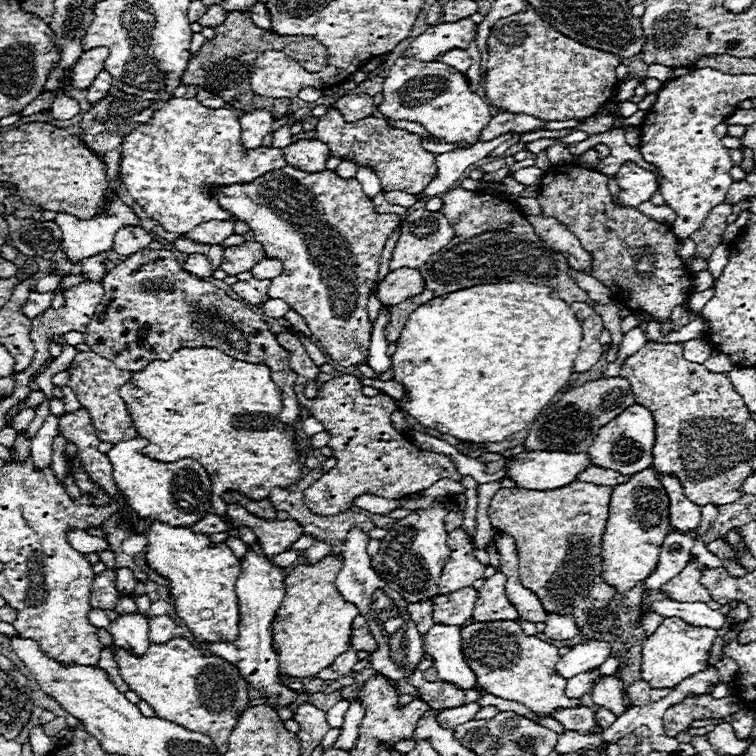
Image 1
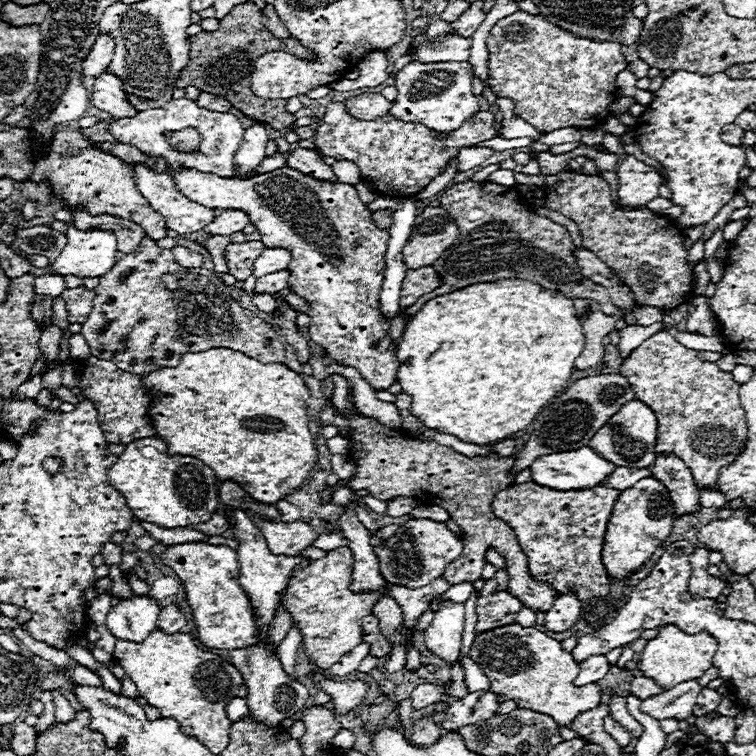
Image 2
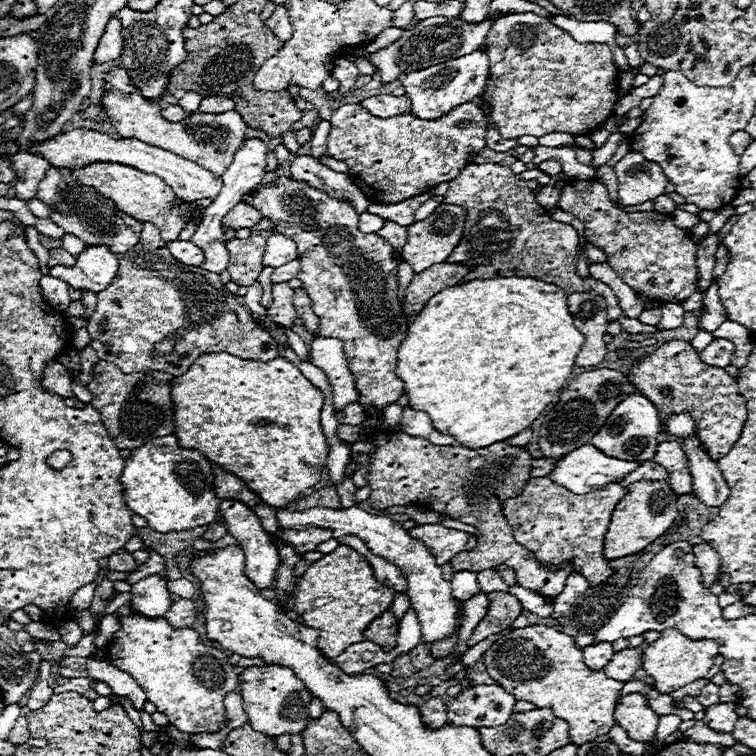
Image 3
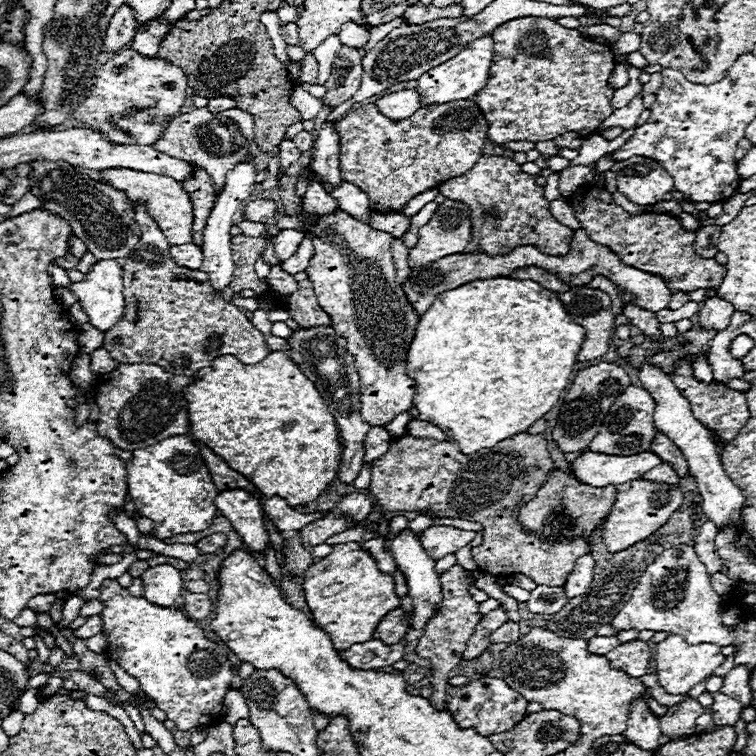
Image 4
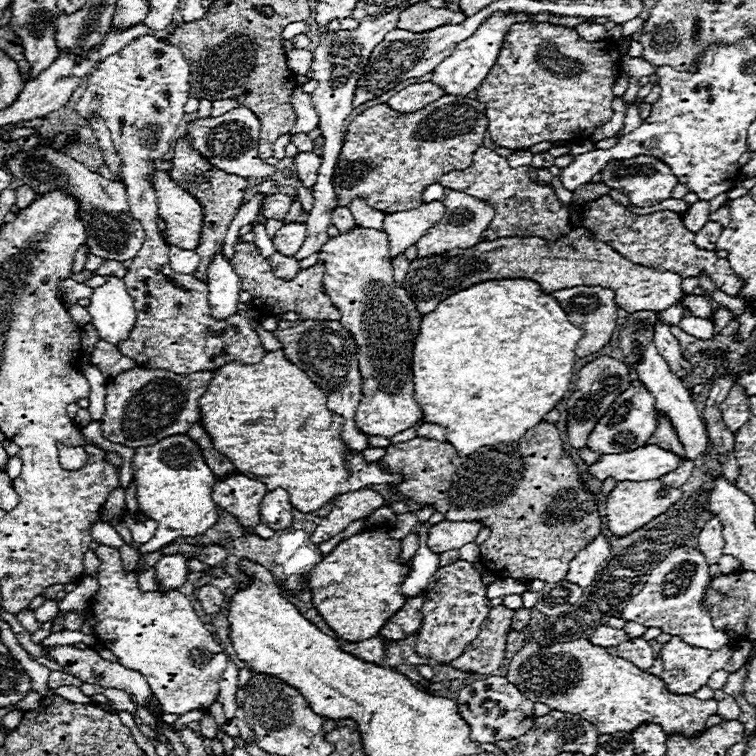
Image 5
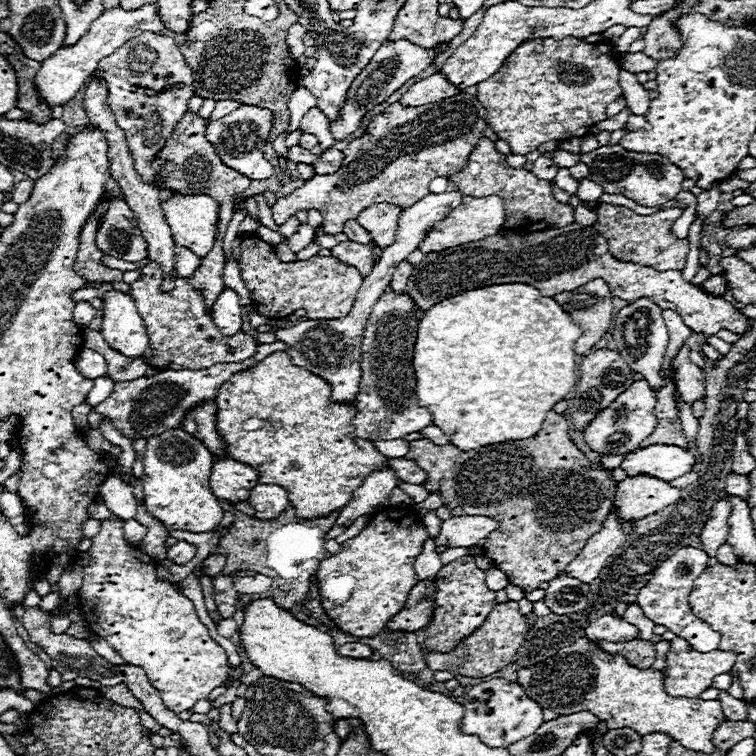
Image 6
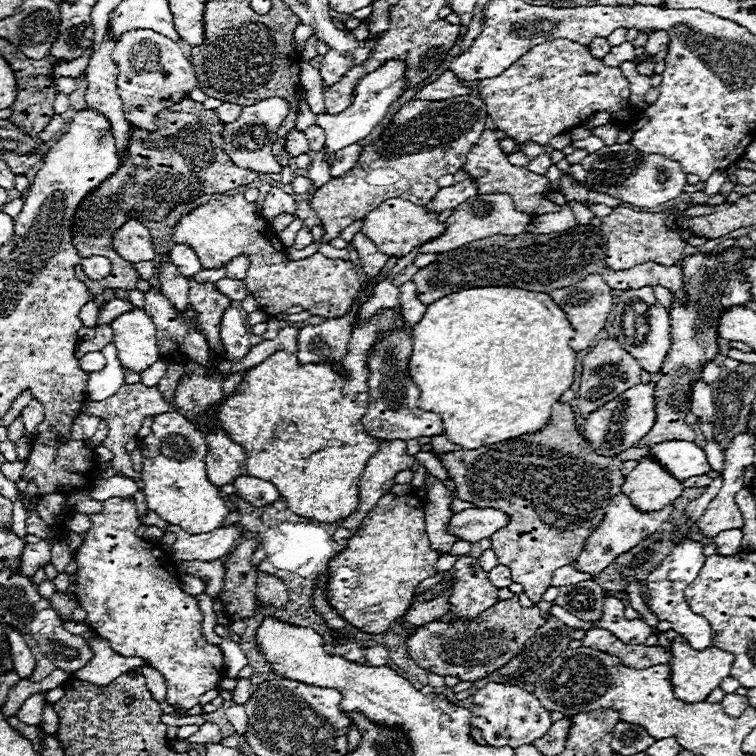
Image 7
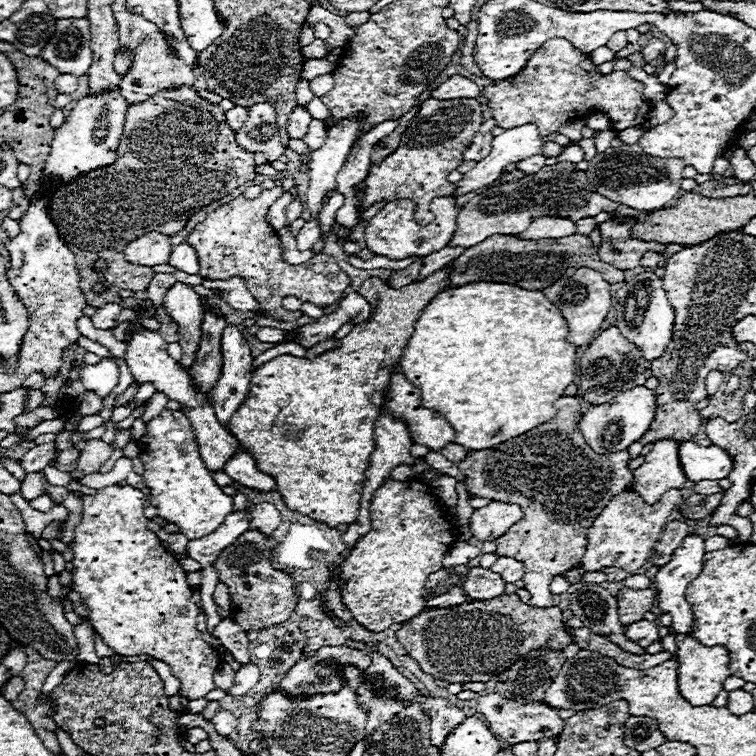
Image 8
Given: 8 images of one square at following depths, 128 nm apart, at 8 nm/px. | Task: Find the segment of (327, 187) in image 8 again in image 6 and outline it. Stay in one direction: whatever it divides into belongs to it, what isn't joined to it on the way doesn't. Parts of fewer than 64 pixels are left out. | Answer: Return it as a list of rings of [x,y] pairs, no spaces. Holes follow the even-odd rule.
[[[398,40],[396,44],[386,42],[384,46],[380,46],[380,52],[376,52],[376,56],[370,60],[368,68],[364,68],[364,72],[360,72],[360,76],[356,76],[356,80],[352,82],[352,88],[348,88],[346,102],[340,110],[340,118],[336,122],[330,122],[330,132],[332,132],[334,140],[346,140],[352,132],[356,132],[362,126],[362,118],[366,116],[366,112],[370,112],[374,106],[382,104],[404,82],[418,76],[424,68],[428,68],[432,64],[434,56],[444,50],[446,50],[446,46],[436,48],[436,50],[422,50],[422,48],[416,48],[416,44],[408,44],[408,40]]]

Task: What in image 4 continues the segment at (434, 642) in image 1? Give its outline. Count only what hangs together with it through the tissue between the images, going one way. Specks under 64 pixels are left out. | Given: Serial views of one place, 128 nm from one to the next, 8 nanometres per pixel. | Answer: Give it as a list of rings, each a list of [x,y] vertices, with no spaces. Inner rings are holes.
[[[270,496],[264,500],[264,516],[270,518],[276,526],[278,532],[286,530],[300,530],[306,524],[324,518],[328,512],[314,512],[314,514],[300,514],[296,512],[284,498],[280,496]],[[406,528],[398,538],[394,538],[388,544],[388,550],[392,552],[396,566],[404,572],[406,576],[406,584],[410,590],[410,596],[414,600],[414,616],[412,616],[412,628],[424,628],[424,620],[428,620],[428,616],[434,616],[436,604],[440,604],[440,596],[442,596],[442,588],[440,588],[440,574],[434,572],[434,560],[424,552],[420,540]]]

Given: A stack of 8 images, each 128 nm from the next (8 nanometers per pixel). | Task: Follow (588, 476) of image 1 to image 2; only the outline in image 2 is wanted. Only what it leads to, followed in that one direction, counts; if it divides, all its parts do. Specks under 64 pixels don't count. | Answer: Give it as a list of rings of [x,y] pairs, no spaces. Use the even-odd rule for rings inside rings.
[[[618,468],[616,472],[612,472],[612,476],[604,482],[604,486],[608,488],[616,488],[616,490],[626,490],[632,484],[636,484],[636,480],[642,480],[644,476],[652,476],[652,470],[648,468]]]

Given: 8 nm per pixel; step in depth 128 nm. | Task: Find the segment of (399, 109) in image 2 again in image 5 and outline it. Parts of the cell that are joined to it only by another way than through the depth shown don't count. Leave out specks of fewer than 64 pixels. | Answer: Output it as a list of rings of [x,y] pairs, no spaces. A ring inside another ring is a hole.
[[[494,12],[492,16],[488,16],[488,20],[484,20],[484,24],[480,24],[480,28],[472,34],[472,38],[460,42],[460,46],[456,46],[456,52],[452,52],[444,62],[440,62],[440,66],[434,70],[432,82],[440,84],[440,88],[444,88],[446,94],[454,94],[454,96],[468,96],[468,92],[476,90],[484,78],[488,76],[488,72],[492,70],[494,62],[498,60],[502,42],[510,30],[512,24],[524,24],[524,22],[550,22],[554,26],[564,26],[564,28],[574,28],[578,24],[584,22],[592,22],[592,24],[600,24],[604,26],[606,22],[610,22],[608,18],[600,16],[600,18],[580,18],[580,16],[556,16],[550,12],[540,12],[540,14],[504,14],[504,12]]]

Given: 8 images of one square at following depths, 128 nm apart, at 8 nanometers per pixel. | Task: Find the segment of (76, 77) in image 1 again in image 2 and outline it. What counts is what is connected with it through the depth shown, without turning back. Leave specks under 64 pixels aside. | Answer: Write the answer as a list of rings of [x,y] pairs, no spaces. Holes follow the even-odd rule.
[[[100,34],[96,38],[96,44],[90,48],[88,58],[84,58],[84,76],[98,76],[102,72],[106,72],[106,68],[112,62],[116,50],[116,42],[112,38],[112,34]]]

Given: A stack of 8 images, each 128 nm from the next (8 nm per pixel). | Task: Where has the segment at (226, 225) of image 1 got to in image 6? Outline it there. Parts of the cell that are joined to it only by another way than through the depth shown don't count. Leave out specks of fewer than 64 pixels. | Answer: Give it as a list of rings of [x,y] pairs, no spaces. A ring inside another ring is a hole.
[[[456,94],[424,106],[390,104],[386,112],[372,118],[366,134],[344,150],[344,162],[334,174],[316,174],[302,188],[272,206],[276,224],[284,224],[298,210],[318,210],[324,218],[324,232],[336,236],[348,220],[356,220],[372,204],[390,202],[408,208],[428,194],[428,184],[436,176],[450,176],[468,162],[476,140],[484,136],[486,108],[472,94]]]

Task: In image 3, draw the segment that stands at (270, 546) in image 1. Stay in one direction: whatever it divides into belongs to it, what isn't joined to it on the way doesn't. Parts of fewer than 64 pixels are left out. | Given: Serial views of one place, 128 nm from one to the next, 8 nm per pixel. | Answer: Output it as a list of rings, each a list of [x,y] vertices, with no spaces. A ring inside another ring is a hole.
[[[310,526],[306,530],[278,530],[278,540],[292,544],[298,554],[316,550],[320,542],[326,542],[330,538],[332,538],[332,530],[316,528],[316,526]]]

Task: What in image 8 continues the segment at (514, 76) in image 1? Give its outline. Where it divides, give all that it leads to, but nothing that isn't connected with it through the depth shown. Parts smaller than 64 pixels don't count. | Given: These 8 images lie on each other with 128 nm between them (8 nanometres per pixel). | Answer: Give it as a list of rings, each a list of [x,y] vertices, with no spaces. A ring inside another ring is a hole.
[[[552,38],[546,44],[542,44],[540,50],[528,60],[524,72],[520,72],[520,76],[516,76],[516,84],[512,84],[510,80],[496,82],[496,84],[486,86],[482,94],[488,98],[492,118],[498,122],[500,128],[508,130],[508,128],[514,128],[518,124],[534,122],[538,126],[538,132],[542,136],[548,136],[552,132],[558,132],[558,126],[562,126],[564,122],[574,120],[574,118],[582,118],[588,106],[594,106],[596,110],[604,112],[610,118],[614,132],[626,130],[632,126],[640,126],[650,112],[650,102],[642,98],[642,92],[644,92],[644,84],[640,80],[630,78],[622,70],[616,70],[616,72],[602,76],[602,74],[598,74],[590,56],[576,52],[576,48],[572,48],[572,44],[568,44],[568,40],[564,40],[564,38]]]

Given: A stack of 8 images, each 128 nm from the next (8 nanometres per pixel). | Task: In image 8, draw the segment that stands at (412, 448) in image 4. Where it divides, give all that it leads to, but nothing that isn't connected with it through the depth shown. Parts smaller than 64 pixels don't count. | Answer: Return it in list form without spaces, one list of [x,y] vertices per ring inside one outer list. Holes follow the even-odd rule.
[[[560,396],[556,400],[556,416],[524,436],[512,438],[496,448],[484,450],[484,452],[470,452],[470,456],[458,464],[458,468],[468,476],[466,488],[480,498],[492,498],[492,500],[512,500],[524,508],[524,518],[518,520],[500,540],[496,540],[498,556],[510,556],[520,562],[524,562],[524,582],[526,590],[532,594],[530,604],[534,608],[550,608],[552,606],[552,594],[548,590],[552,576],[558,572],[564,572],[572,568],[576,562],[582,560],[586,552],[586,530],[590,528],[592,520],[602,512],[602,508],[608,504],[608,500],[632,484],[632,472],[628,470],[630,454],[618,452],[612,456],[596,454],[586,444],[582,432],[578,430],[578,420],[582,416],[582,404],[578,396]]]

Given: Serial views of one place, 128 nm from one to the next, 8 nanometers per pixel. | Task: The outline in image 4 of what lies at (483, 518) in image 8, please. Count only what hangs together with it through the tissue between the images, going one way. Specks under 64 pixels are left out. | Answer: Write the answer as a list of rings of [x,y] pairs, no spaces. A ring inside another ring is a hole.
[[[430,526],[422,532],[420,542],[432,560],[440,560],[446,554],[454,554],[476,538],[476,532],[458,530],[452,526]]]

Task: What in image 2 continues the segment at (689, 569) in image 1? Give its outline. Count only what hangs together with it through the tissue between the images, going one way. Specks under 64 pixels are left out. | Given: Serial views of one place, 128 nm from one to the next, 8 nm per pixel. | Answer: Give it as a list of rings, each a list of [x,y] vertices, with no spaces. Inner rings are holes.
[[[696,548],[694,554],[690,554],[690,564],[692,564],[692,576],[690,576],[690,584],[688,590],[696,592],[700,596],[712,596],[718,598],[724,590],[724,582],[712,574],[708,574],[708,556],[710,550],[708,548]]]

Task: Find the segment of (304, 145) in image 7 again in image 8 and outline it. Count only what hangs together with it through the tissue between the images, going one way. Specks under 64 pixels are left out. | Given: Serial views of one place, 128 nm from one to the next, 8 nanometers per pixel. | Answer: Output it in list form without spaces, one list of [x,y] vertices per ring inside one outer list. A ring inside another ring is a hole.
[[[296,106],[290,114],[290,124],[288,124],[288,136],[290,138],[304,138],[308,132],[308,124],[310,124],[312,116],[308,112],[306,106]]]

